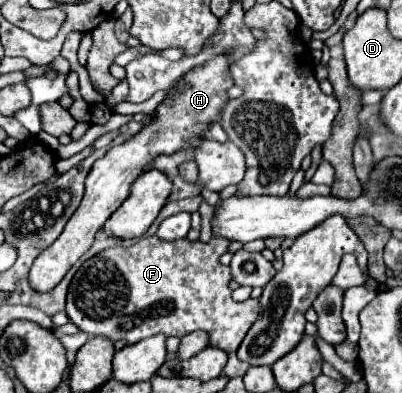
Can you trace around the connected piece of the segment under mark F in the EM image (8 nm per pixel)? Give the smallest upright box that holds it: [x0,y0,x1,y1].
[66,235,260,353]

